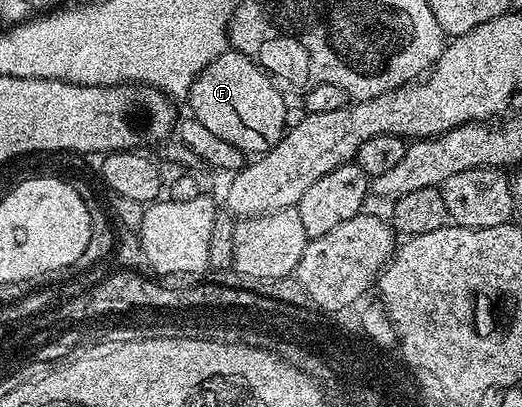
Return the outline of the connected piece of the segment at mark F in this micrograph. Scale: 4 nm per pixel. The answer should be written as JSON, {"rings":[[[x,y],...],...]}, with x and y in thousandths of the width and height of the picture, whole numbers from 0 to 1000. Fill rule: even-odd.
{"rings":[[[437,123],[408,143],[408,152],[400,152],[400,162],[393,162],[381,177],[381,189],[370,201],[362,229],[362,248],[366,246],[362,275],[377,300],[385,300],[385,310],[400,319],[400,329],[416,329],[416,339],[439,349],[439,359],[454,359],[454,369],[467,378],[502,378],[531,359],[554,305],[550,256],[534,224],[536,209],[475,138]]]}

